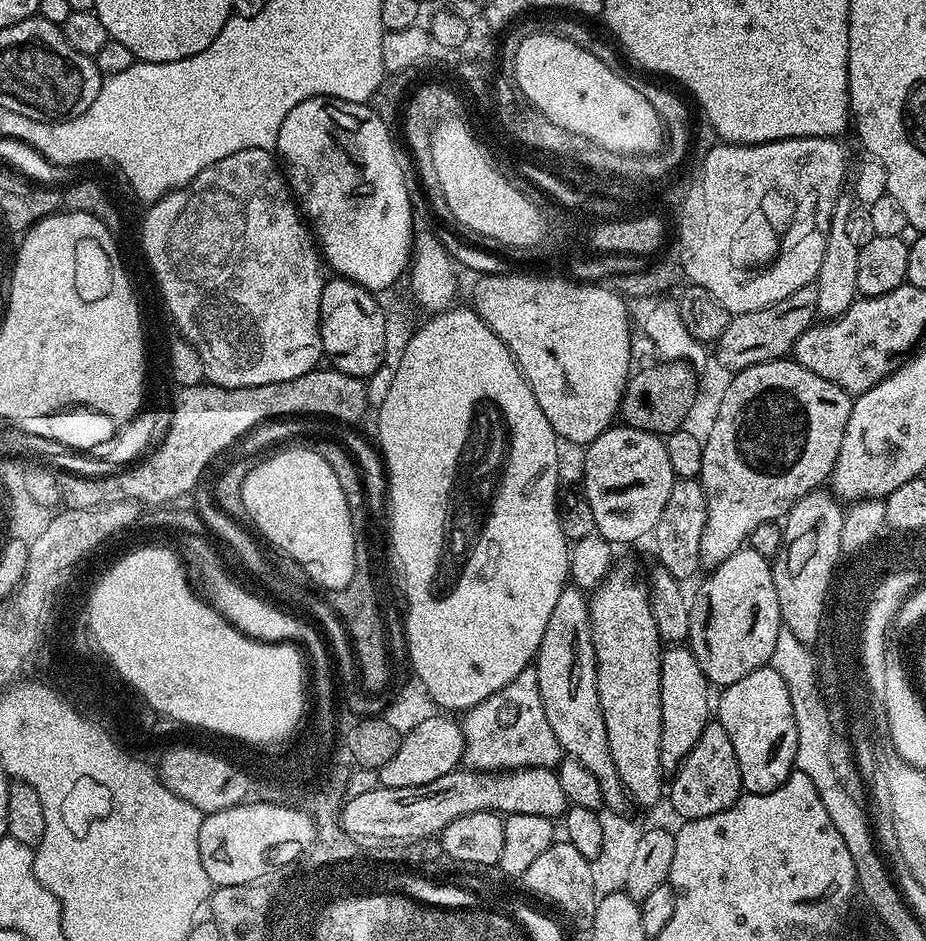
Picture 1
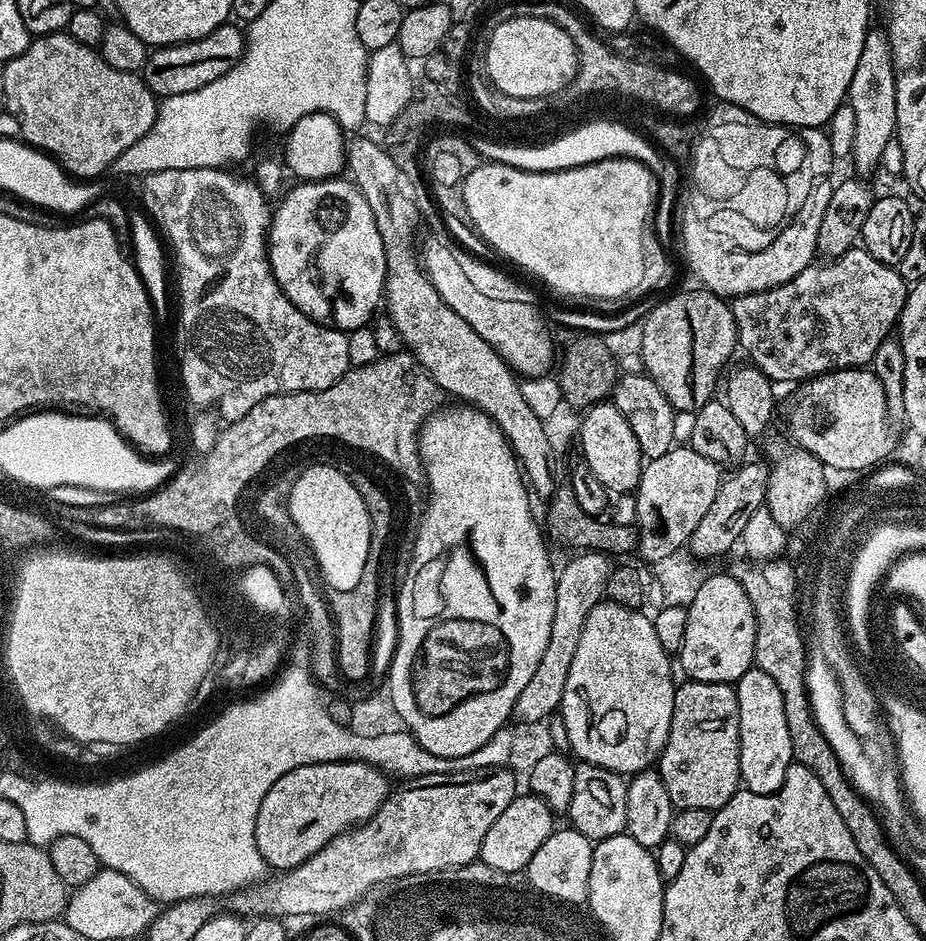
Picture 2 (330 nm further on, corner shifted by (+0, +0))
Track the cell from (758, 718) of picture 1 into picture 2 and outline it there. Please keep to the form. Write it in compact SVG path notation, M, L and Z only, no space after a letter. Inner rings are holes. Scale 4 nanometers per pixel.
M755 666L742 674L734 687L740 711L740 778L747 791L769 796L783 786L786 770L794 763L782 690L778 690L778 682L770 674Z

